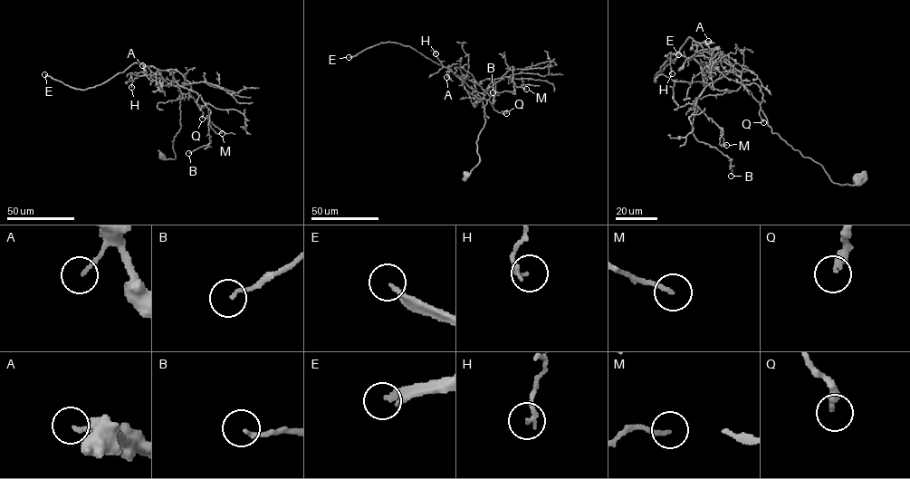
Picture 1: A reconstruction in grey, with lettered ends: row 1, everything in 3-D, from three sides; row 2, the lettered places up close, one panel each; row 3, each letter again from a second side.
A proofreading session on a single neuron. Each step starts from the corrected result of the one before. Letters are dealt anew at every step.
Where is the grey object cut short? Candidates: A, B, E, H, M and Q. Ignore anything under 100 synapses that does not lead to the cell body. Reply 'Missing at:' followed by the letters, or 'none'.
Missing at: E

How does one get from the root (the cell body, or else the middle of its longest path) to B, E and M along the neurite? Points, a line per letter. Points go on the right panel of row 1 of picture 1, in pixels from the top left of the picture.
B: (857, 179), (834, 183), (773, 133), (733, 71), (703, 91), (692, 127), (699, 141), (731, 159), (731, 176)
E: (857, 179), (854, 185), (834, 183), (821, 165), (773, 133), (741, 73), (692, 38), (654, 78), (678, 54)
M: (857, 179), (834, 183), (821, 165), (773, 133), (733, 71), (708, 84), (696, 100), (726, 145)

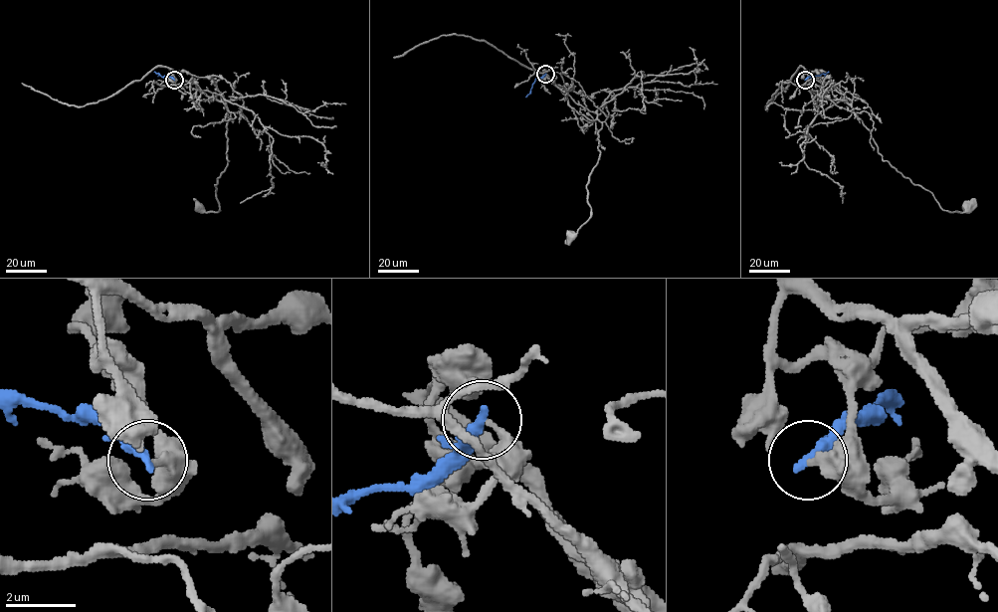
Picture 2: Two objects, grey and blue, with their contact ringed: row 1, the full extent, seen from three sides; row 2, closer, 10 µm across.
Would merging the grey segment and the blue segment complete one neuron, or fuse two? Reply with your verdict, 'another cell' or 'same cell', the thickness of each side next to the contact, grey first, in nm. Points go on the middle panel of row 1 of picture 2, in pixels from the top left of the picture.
another cell; calibres 300 and 360 nm

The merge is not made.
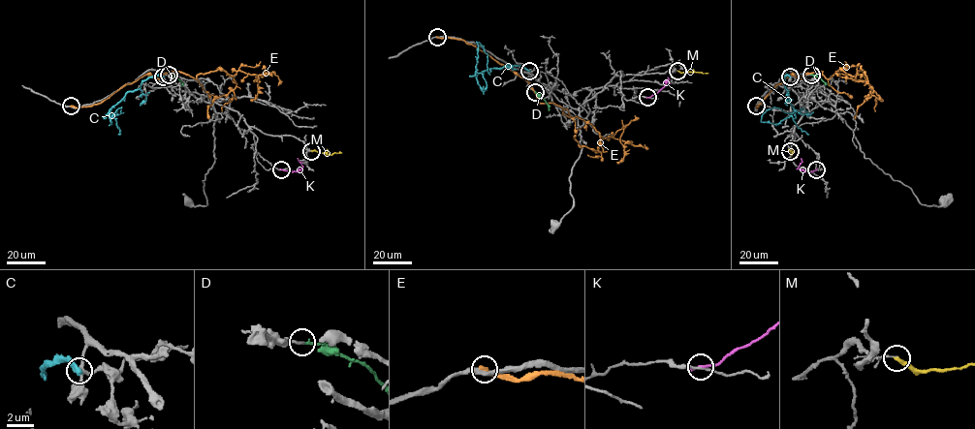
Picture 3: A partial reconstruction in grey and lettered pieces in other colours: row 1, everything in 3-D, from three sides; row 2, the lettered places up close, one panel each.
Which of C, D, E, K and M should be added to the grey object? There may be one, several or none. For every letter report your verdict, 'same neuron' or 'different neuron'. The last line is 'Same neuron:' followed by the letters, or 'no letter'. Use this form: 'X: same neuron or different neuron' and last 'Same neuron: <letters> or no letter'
C: different neuron
D: same neuron
E: different neuron
K: different neuron
M: different neuron
Same neuron: D

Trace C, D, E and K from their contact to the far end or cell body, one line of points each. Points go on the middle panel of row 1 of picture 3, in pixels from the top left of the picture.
C: (529, 71), (509, 65), (476, 75), (476, 42), (487, 54), (489, 75)
D: (535, 92), (545, 100), (549, 110)
E: (437, 37), (475, 46), (526, 80), (539, 103), (582, 119), (603, 138), (623, 146), (623, 128), (639, 118)
K: (648, 97), (658, 92), (669, 79), (664, 82)

